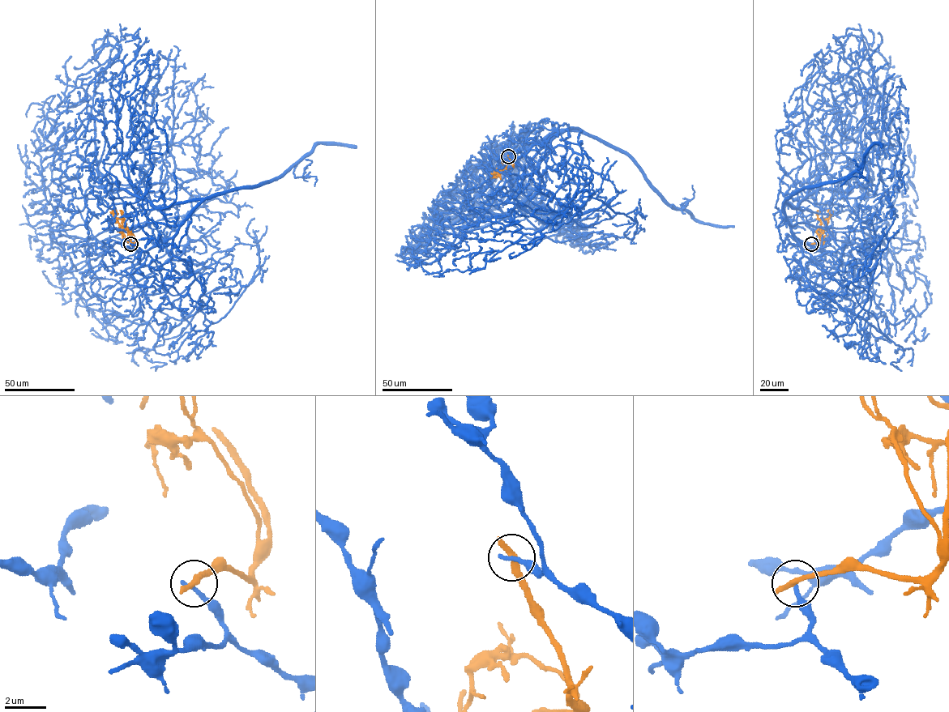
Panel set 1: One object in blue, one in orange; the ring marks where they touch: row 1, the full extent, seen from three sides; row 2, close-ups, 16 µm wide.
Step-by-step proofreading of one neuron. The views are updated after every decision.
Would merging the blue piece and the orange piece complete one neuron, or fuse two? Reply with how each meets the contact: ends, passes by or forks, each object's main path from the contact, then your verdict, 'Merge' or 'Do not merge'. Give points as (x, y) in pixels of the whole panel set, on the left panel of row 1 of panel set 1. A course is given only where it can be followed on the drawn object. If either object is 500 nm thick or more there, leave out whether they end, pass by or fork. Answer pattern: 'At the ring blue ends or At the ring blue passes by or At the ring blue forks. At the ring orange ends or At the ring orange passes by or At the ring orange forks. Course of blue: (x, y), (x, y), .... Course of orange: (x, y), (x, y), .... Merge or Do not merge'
At the ring blue ends. At the ring orange passes by. Course of blue: (130, 245), (161, 245), (201, 201), (157, 207), (113, 189), (92, 117), (57, 153), (53, 96), (27, 117). Course of orange: (130, 244), (134, 244), (134, 236), (121, 226), (114, 215), (115, 210). Do not merge

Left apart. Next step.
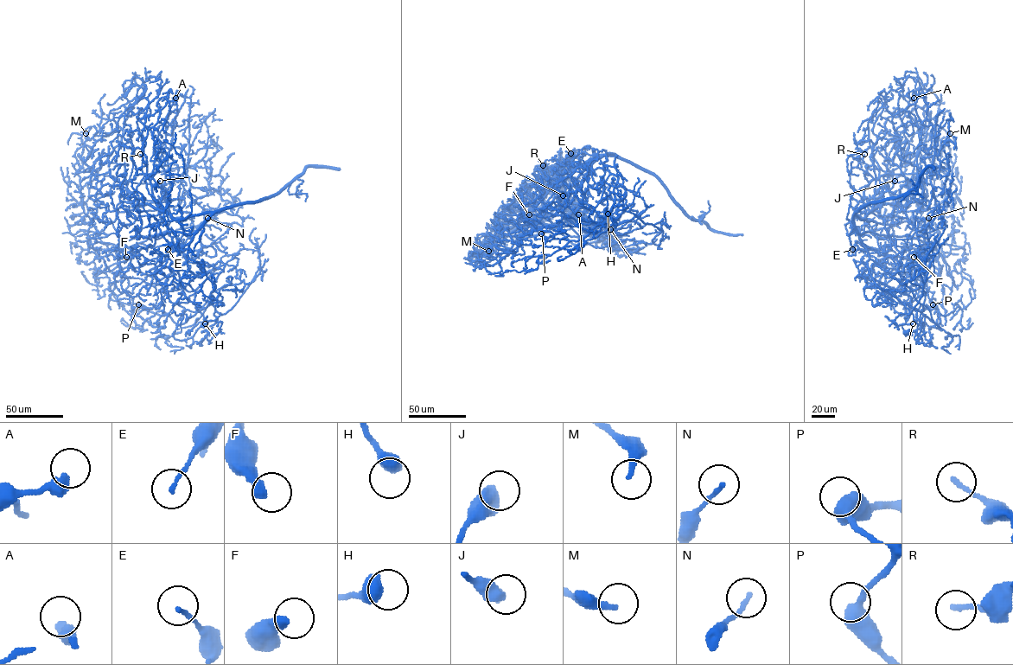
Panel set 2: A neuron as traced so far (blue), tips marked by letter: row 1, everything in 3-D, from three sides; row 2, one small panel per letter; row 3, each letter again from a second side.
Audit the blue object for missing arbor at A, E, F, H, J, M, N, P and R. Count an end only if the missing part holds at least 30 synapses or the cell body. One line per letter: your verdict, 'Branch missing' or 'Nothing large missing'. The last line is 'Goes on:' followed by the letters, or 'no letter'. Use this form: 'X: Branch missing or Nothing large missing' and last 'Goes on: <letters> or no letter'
A: Nothing large missing
E: Nothing large missing
F: Nothing large missing
H: Nothing large missing
J: Nothing large missing
M: Nothing large missing
N: Nothing large missing
P: Nothing large missing
R: Nothing large missing
Goes on: no letter

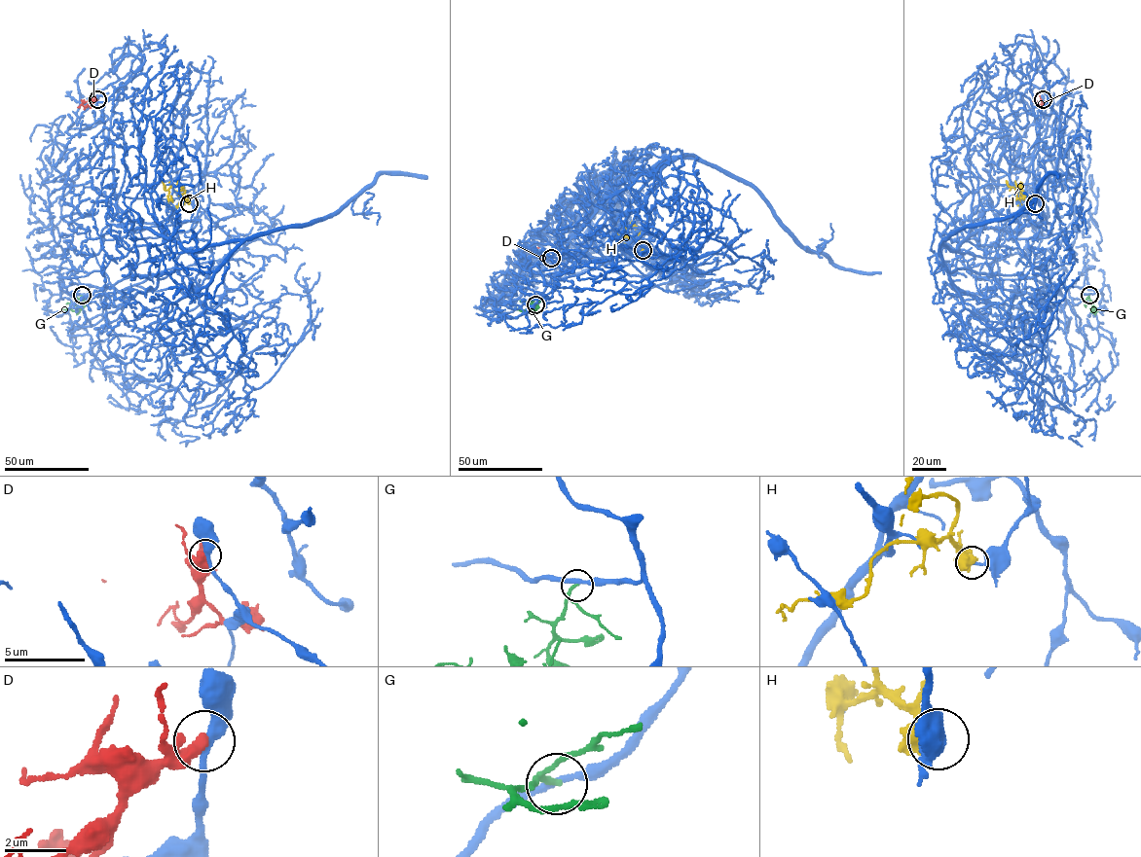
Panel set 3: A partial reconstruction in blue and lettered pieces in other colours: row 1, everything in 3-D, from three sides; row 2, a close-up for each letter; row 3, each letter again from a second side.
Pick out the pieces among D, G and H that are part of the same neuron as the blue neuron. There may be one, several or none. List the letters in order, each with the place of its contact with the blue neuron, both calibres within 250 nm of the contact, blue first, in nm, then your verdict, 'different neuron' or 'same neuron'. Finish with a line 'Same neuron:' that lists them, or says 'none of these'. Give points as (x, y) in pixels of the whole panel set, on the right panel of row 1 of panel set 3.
D: meets blue at (1043, 99); 340 nm thick on the blue side, 480 nm on the other; different neuron
G: meets blue at (1089, 295); 240 nm thick on the blue side, 200 nm on the other; different neuron
H: meets blue at (1035, 203); 170 nm thick on the blue side, 360 nm on the other; different neuron
Same neuron: none of these

